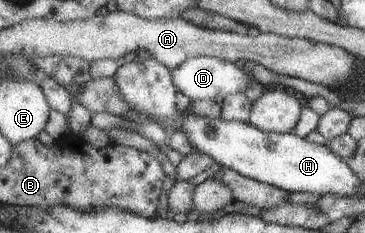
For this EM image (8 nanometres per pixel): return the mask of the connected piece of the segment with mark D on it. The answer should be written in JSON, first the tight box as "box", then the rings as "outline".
{"box":[171,56,253,100],"outline":[[[210,56],[191,57],[171,70],[174,87],[192,100],[214,100],[216,96],[226,97],[237,92],[245,92],[253,80],[253,74],[245,72],[234,62],[227,62]]]}

